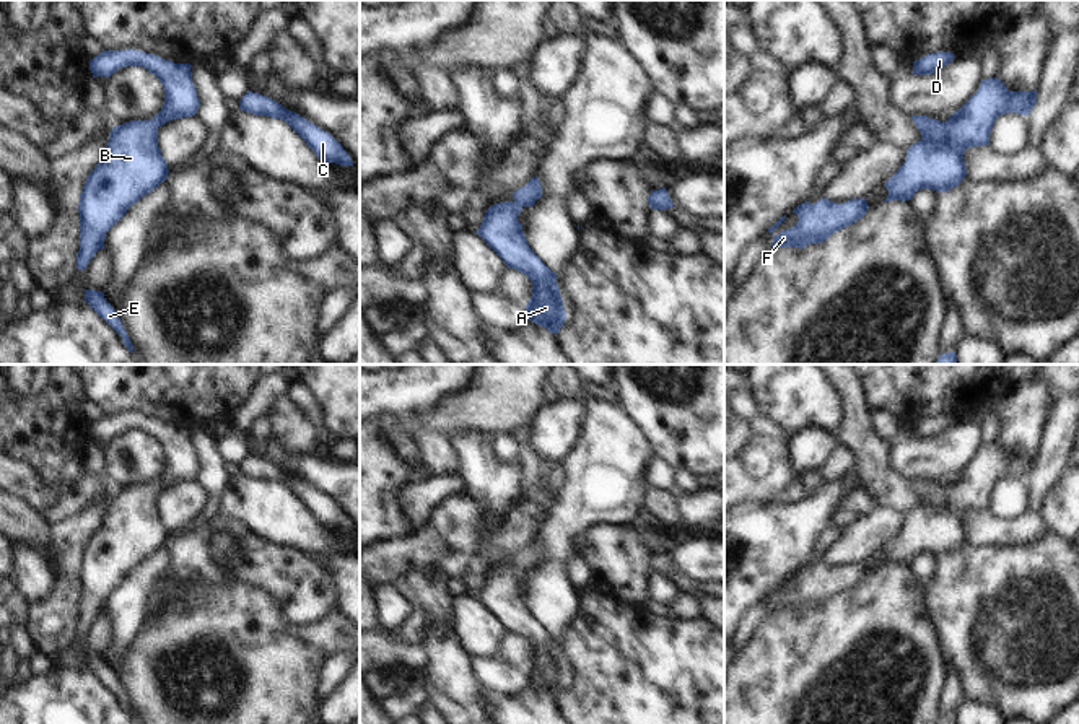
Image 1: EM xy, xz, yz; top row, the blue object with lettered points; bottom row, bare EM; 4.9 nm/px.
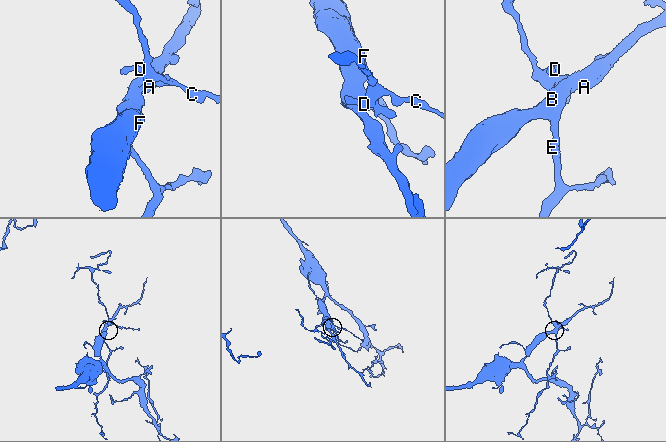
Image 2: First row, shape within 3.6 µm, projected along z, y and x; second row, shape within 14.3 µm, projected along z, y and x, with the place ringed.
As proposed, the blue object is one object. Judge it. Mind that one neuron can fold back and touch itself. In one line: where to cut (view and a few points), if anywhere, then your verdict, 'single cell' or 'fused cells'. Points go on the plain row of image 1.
no cut; single cell

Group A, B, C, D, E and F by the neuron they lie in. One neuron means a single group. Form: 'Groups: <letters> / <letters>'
Groups: A B C D E F.

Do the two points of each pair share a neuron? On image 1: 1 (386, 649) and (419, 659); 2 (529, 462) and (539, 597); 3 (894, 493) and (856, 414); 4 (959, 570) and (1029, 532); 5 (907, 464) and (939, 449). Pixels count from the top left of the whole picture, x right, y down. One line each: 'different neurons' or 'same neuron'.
1: same neuron
2: different neurons
3: same neuron
4: different neurons
5: same neuron

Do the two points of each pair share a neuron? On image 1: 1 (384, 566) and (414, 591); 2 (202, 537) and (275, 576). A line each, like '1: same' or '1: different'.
1: different
2: same

